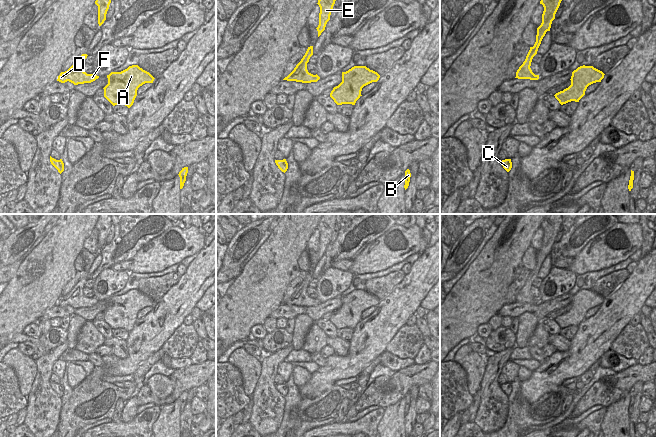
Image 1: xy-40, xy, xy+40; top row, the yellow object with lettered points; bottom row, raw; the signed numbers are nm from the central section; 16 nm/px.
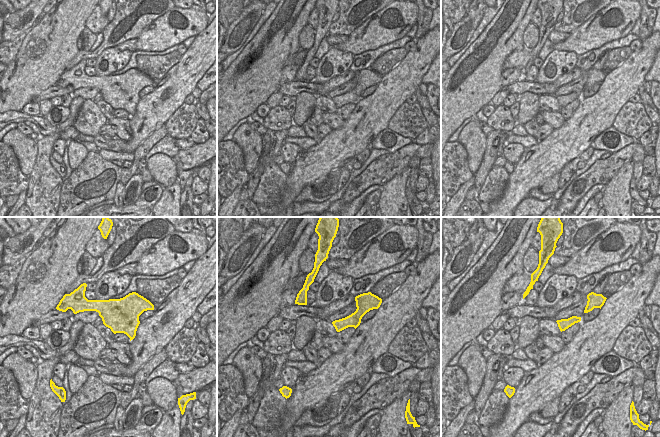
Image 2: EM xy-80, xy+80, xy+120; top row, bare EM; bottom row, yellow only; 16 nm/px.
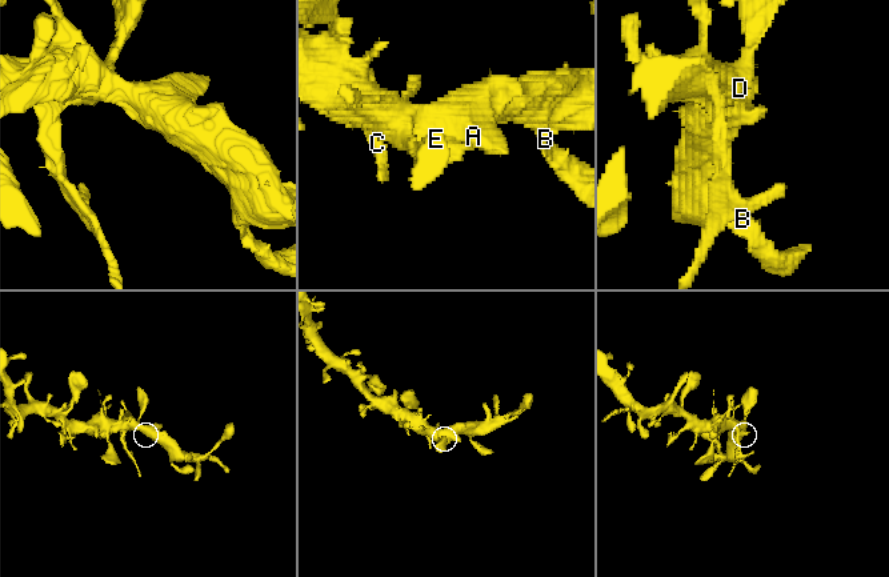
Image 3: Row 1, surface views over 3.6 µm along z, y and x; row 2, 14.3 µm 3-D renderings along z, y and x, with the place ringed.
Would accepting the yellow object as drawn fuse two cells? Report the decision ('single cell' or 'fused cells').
single cell

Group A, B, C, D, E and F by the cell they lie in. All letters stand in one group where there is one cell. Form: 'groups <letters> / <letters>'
groups A B C D E F

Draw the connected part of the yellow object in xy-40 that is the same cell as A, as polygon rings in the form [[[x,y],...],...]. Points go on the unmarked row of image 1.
[[[138,289],[129,290],[121,296],[111,296],[107,302],[104,321],[113,330],[123,328],[128,332],[133,329],[138,312],[145,307],[153,307],[155,303]]]

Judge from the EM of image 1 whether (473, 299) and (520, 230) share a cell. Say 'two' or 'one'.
one

